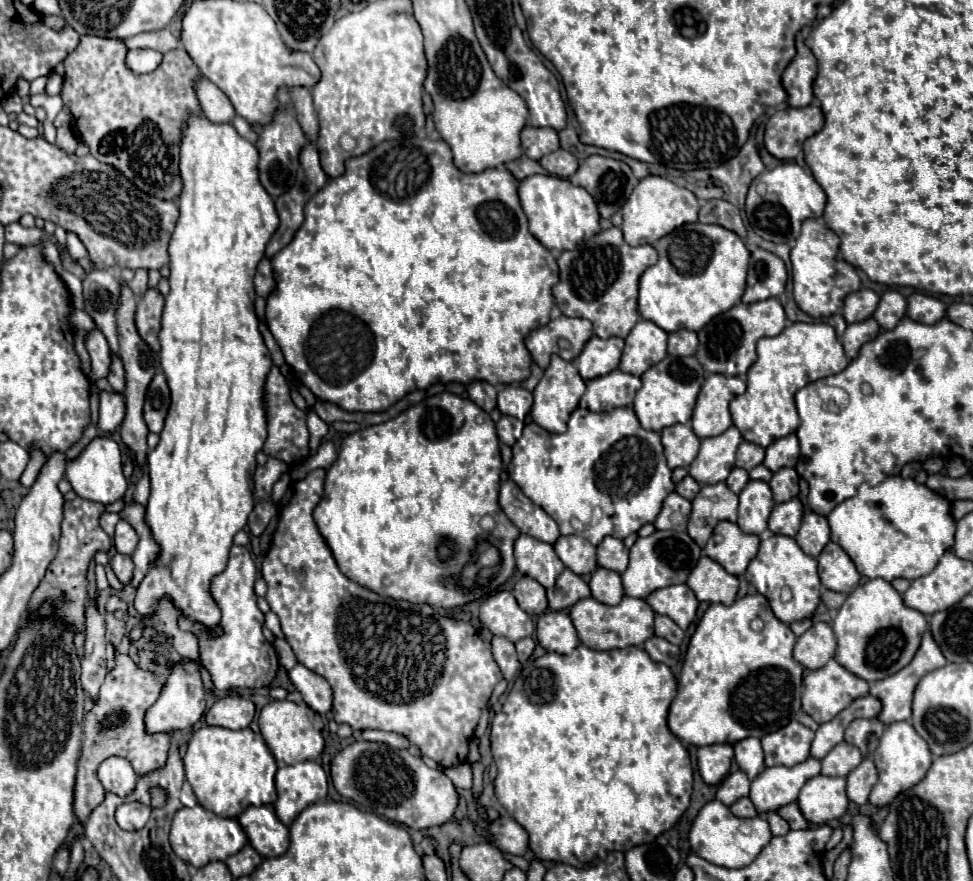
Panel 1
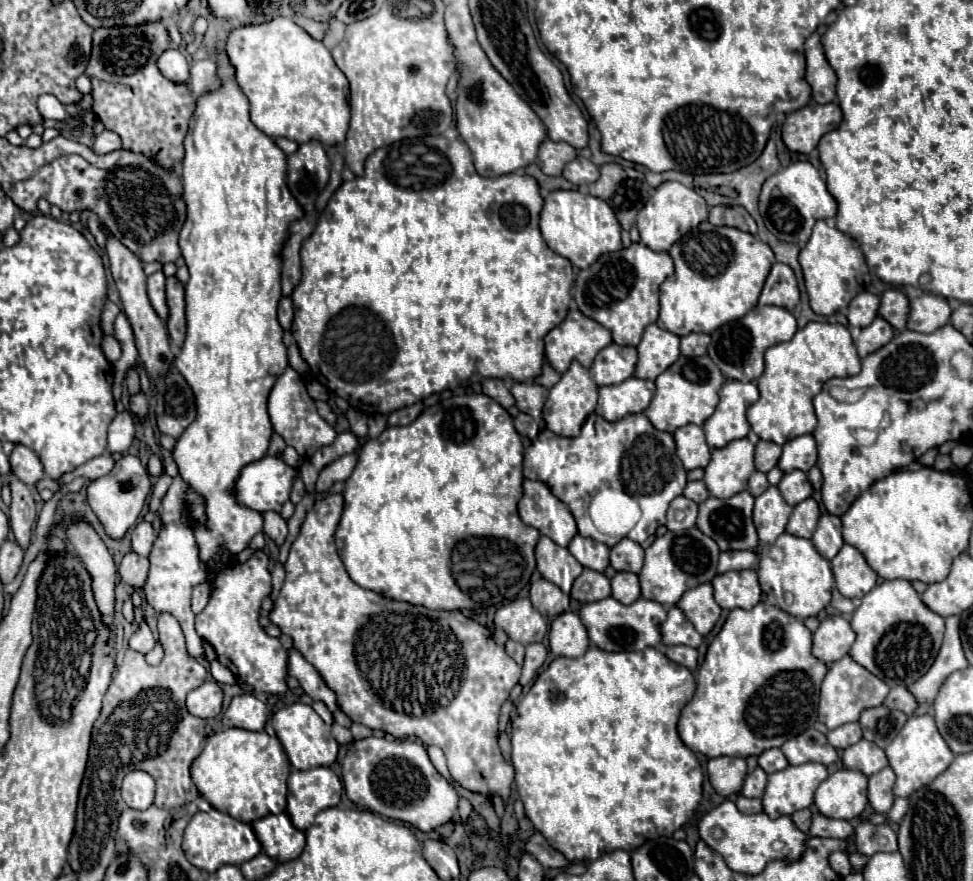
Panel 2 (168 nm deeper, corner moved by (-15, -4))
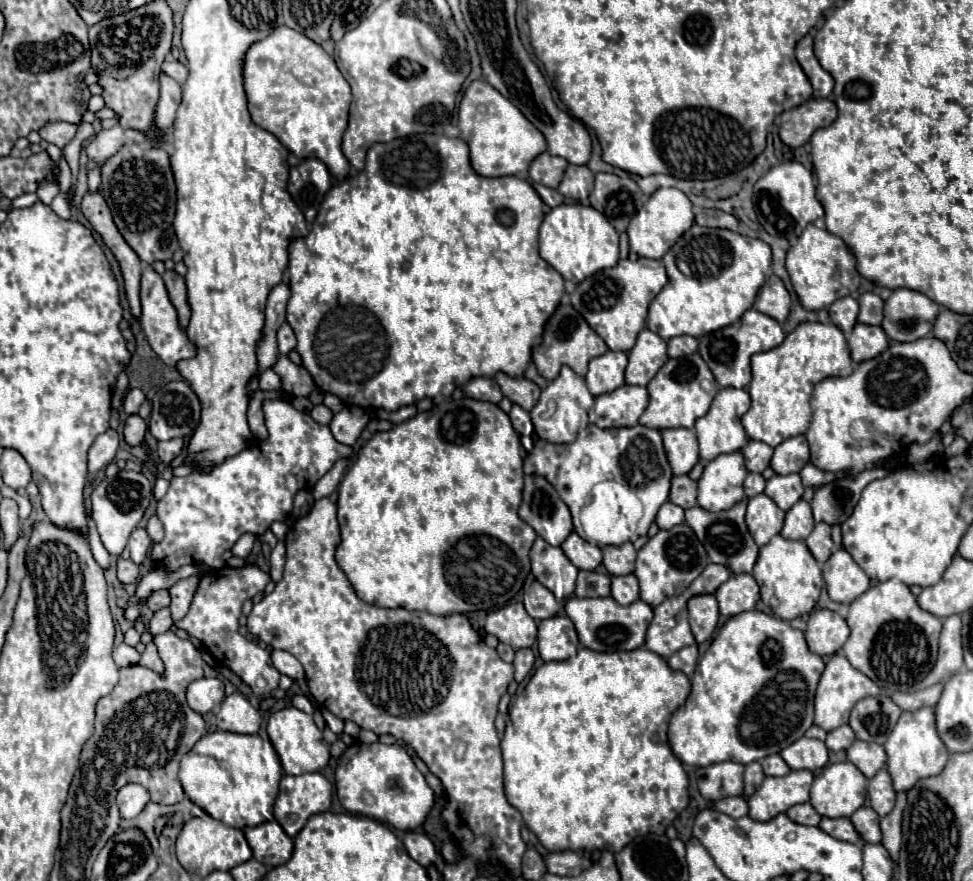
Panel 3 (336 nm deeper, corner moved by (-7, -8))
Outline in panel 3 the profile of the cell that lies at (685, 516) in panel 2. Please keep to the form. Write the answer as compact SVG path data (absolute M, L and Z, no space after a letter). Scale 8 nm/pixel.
M665 502L661 508L659 508L659 512L657 512L657 526L661 528L661 530L669 530L669 528L673 528L675 524L681 524L685 518L683 518L683 508L679 508L679 506L675 506L675 504L671 504L671 502Z

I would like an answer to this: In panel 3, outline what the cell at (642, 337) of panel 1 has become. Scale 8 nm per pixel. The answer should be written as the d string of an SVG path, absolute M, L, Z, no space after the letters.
M641 330L635 346L629 350L625 384L647 386L657 370L667 362L667 342L651 330Z

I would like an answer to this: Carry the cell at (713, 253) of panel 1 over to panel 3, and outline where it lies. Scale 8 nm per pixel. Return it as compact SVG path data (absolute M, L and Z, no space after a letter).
M693 224L677 240L677 244L663 256L661 262L667 268L669 282L649 304L647 328L659 334L663 340L683 334L701 338L707 332L715 332L719 328L735 324L743 316L743 312L753 306L759 288L765 284L765 280L771 274L771 248L759 238L749 238L739 232L721 230L721 228L703 228Z

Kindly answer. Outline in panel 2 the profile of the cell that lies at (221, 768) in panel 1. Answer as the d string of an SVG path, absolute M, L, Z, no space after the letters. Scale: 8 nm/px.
M227 728L211 734L191 766L191 778L201 796L219 812L247 824L267 814L285 812L289 774L291 764L279 739L267 732L249 732L243 728Z

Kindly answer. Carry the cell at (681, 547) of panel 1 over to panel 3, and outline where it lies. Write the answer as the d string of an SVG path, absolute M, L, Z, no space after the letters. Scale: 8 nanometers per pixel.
M683 522L671 530L659 530L649 542L637 552L635 576L641 586L641 600L649 606L661 604L665 598L683 592L709 564L703 544L697 540L695 532Z

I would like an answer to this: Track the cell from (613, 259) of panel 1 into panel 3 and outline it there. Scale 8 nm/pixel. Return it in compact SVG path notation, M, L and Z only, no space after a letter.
M621 260L615 268L601 270L595 276L583 280L571 294L571 304L611 350L629 352L637 340L637 334L645 328L649 302L661 292L665 284L667 274L661 260Z

